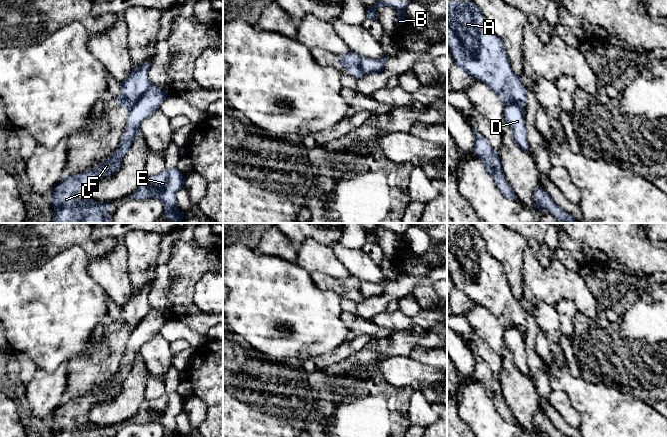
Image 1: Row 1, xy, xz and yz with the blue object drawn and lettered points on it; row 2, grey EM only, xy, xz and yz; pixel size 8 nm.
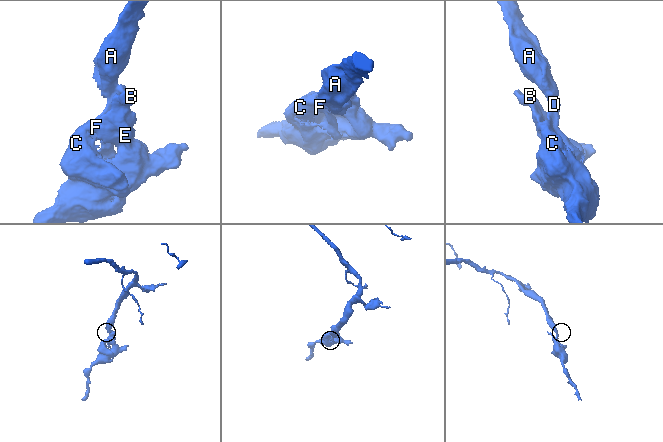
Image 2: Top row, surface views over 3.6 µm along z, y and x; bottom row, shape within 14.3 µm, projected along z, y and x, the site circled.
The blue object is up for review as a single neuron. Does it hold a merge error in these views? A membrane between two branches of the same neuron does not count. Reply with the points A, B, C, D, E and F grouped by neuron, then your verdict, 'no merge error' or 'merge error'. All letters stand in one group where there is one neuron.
groups A / B C D E F; merge error

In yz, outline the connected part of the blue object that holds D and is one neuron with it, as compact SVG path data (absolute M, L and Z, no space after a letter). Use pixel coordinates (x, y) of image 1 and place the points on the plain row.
M510 327L505 329L504 339L506 347L512 355L516 368L524 376L528 376L529 368L527 365L524 333L521 333L517 328Z

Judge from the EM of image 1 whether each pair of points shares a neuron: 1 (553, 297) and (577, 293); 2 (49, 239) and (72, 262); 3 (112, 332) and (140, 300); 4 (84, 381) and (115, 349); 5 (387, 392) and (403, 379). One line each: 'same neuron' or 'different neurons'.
1: same neuron
2: different neurons
3: same neuron
4: same neuron
5: different neurons

